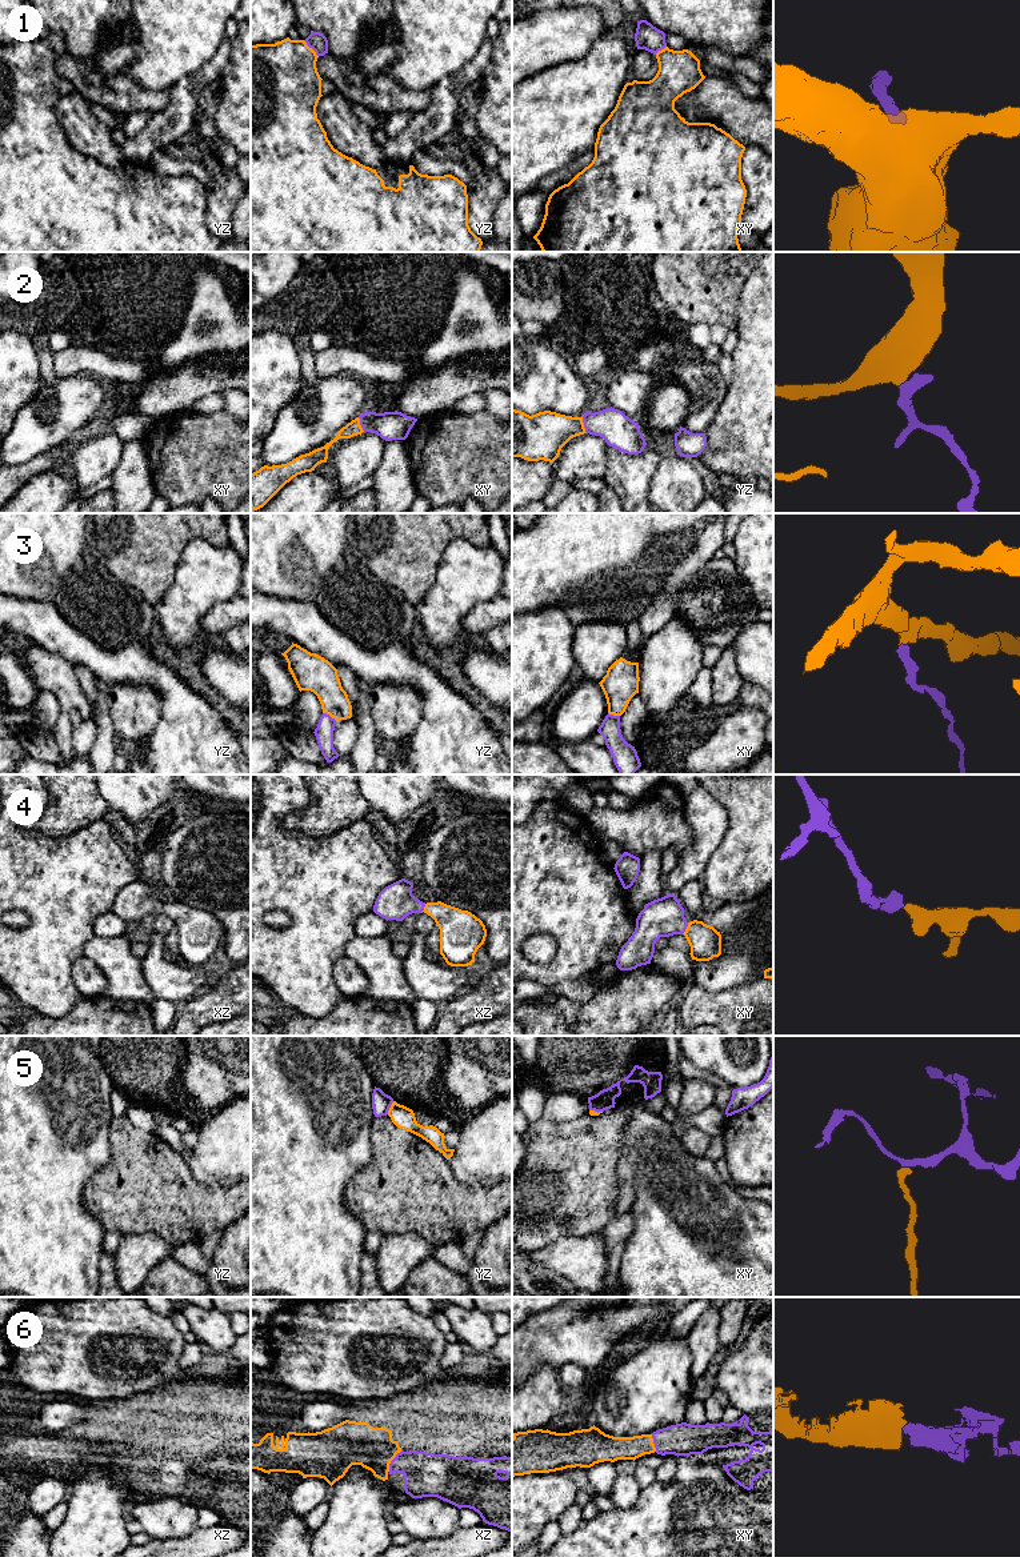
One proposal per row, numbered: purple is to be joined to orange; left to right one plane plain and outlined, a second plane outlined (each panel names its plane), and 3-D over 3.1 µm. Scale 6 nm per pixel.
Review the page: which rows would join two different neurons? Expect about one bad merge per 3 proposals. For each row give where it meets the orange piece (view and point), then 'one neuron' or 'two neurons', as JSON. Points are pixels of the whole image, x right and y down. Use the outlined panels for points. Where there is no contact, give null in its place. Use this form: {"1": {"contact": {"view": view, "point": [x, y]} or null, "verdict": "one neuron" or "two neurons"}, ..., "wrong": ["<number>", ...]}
{"1": {"contact": {"view": "yz", "point": [311, 48]}, "verdict": "one neuron"}, "2": {"contact": {"view": "yz", "point": [583, 425]}, "verdict": "one neuron"}, "3": {"contact": {"view": "yz", "point": [330, 715]}, "verdict": "one neuron"}, "4": {"contact": {"view": "xy", "point": [687, 928]}, "verdict": "one neuron"}, "5": {"contact": {"view": "yz", "point": [390, 1108]}, "verdict": "two neurons"}, "6": {"contact": {"view": "xz", "point": [392, 1459]}, "verdict": "one neuron"}, "wrong": ["5"]}

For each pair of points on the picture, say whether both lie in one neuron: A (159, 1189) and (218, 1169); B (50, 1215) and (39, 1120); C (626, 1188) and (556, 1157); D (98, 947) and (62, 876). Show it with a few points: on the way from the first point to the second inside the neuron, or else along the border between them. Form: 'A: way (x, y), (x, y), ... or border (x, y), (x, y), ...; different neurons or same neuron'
A: border (184, 1160), (196, 1180), (206, 1184), (224, 1185); different neurons
B: way (39, 1191), (39, 1144); same neuron
C: border (622, 1184), (614, 1216); different neurons
D: border (95, 936), (84, 947), (83, 955); different neurons

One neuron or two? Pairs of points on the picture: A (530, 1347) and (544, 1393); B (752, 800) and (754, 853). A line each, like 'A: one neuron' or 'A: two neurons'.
A: two neurons
B: one neuron

